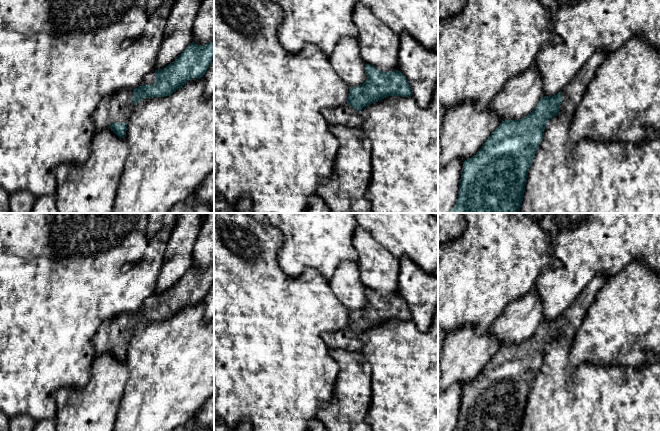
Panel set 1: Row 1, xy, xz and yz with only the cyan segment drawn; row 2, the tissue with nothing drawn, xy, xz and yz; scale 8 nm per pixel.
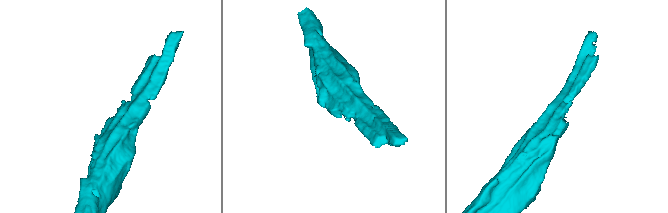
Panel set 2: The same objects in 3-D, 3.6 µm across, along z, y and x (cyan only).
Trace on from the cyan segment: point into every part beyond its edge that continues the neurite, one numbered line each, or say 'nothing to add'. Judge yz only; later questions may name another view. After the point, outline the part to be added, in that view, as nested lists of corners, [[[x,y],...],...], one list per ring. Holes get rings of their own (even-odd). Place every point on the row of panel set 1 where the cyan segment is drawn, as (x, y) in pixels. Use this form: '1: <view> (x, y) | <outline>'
1: yz (572, 94) | [[[598,50],[579,69],[576,76],[562,90],[563,101],[560,112],[573,116],[585,94],[589,83],[596,74],[600,64],[605,60],[606,53]]]

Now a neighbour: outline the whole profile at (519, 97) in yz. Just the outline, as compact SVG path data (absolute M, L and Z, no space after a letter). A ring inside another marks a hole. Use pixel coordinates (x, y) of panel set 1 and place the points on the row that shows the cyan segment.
M532 64L531 68L510 79L488 105L502 121L519 120L530 114L543 97L543 78Z

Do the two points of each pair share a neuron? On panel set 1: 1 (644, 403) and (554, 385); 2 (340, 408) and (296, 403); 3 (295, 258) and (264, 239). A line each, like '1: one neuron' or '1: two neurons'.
1: one neuron
2: two neurons
3: two neurons

